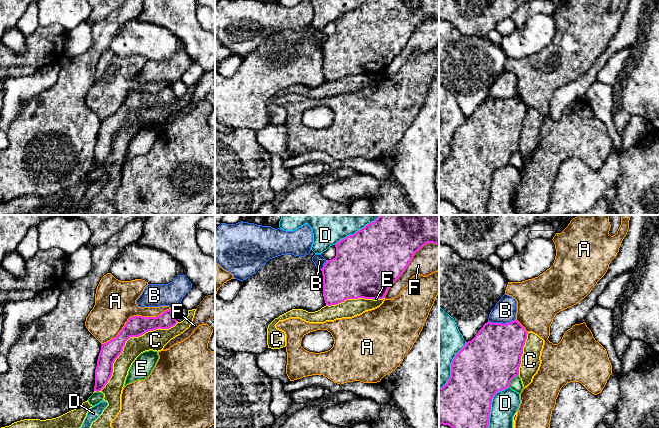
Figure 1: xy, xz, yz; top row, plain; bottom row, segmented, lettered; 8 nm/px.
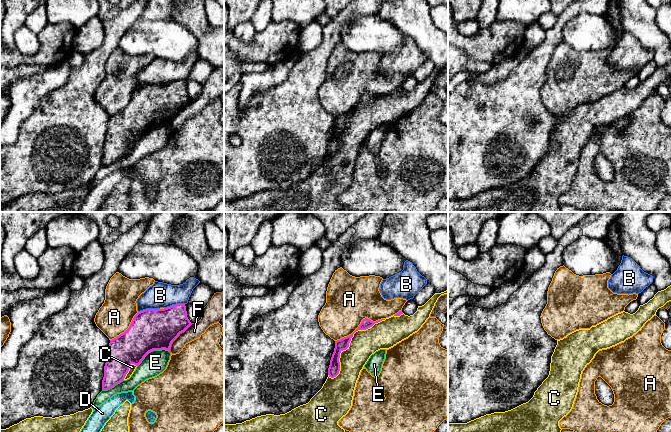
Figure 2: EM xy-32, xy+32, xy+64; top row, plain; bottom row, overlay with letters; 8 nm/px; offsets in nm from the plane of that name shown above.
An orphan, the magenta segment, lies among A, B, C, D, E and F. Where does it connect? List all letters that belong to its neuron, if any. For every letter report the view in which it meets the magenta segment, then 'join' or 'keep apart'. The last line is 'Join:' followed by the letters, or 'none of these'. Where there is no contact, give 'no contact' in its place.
A: xy | keep apart
B: yz | keep apart
C: xy | join
D: yz | keep apart
E: yz | keep apart
F: xz | keep apart
Join: C

